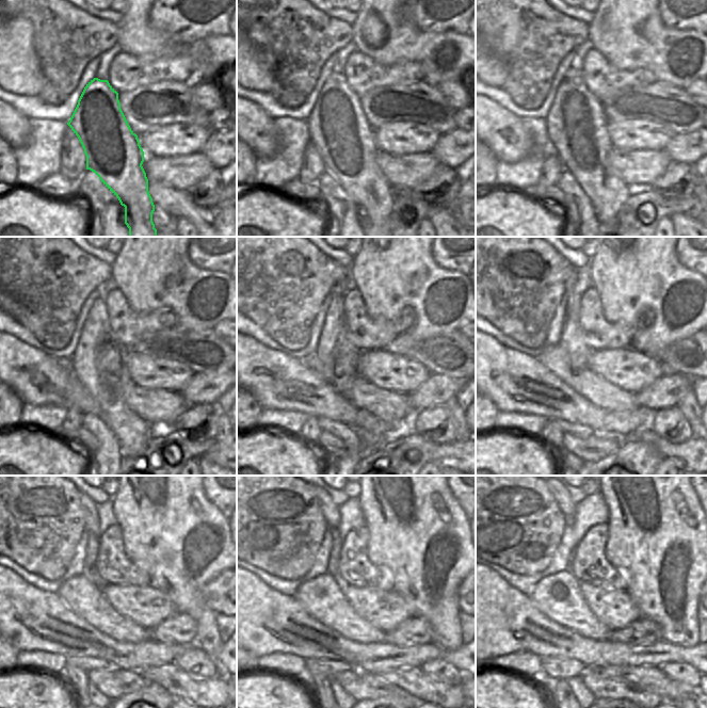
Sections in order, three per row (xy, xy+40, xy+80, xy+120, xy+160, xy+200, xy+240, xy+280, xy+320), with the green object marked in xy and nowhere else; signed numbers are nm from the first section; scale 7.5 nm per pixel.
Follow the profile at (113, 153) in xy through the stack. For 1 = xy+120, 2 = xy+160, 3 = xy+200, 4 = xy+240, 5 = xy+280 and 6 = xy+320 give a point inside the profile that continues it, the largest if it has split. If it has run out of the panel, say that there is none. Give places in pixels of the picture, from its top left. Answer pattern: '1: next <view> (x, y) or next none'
1: next xy+120 (98, 361)
2: next xy+160 (338, 356)
3: next xy+200 (573, 339)
4: next xy+240 (89, 508)
5: next xy+280 (330, 510)
6: next xy+320 (567, 507)

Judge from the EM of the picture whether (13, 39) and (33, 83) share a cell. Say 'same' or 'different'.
same

